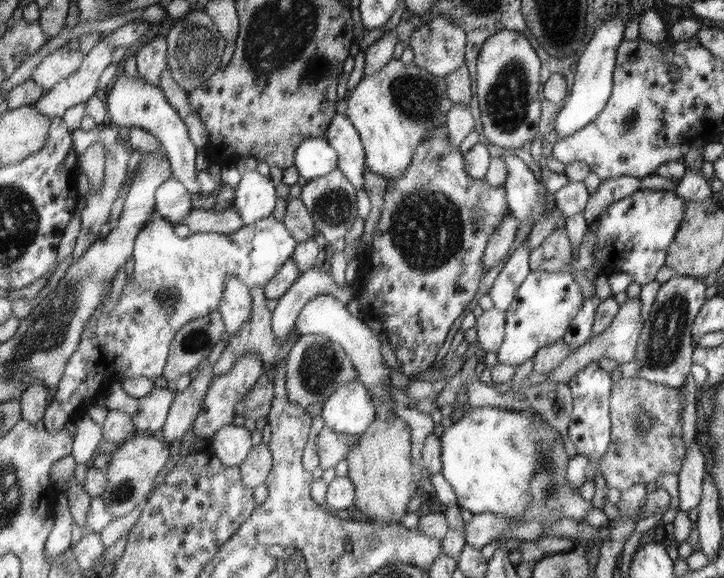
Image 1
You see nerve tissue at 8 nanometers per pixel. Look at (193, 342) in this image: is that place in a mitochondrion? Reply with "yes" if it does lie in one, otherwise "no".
yes

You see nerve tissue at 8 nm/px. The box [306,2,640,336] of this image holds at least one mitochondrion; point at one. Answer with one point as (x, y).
(426, 227)

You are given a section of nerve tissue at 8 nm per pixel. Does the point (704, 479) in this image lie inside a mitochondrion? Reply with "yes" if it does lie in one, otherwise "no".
no

